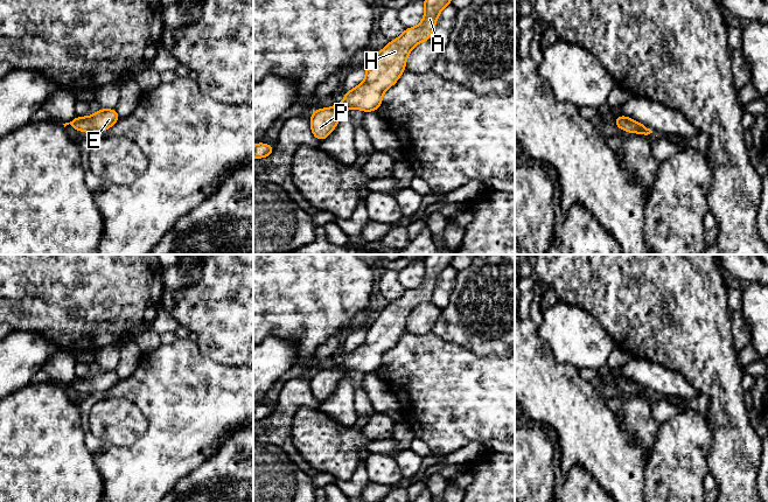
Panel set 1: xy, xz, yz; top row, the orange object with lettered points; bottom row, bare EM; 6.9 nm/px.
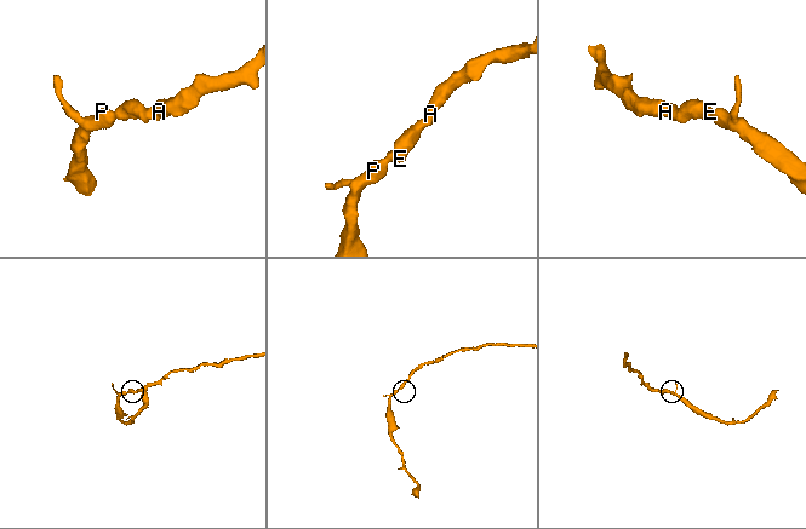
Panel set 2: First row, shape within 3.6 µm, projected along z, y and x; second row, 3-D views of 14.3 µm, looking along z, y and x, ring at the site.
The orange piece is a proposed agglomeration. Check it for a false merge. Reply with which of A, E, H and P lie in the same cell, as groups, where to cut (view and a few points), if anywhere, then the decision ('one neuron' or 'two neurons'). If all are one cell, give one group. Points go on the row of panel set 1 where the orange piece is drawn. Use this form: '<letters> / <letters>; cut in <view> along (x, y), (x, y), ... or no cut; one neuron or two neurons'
A E H P; no cut; one neuron

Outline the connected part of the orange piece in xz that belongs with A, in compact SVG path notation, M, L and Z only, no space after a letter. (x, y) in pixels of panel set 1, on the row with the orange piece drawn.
M424 0L425 15L421 22L413 28L406 28L399 37L390 41L366 63L364 81L344 92L343 103L328 109L316 109L312 113L310 130L317 140L324 140L335 130L340 117L348 109L358 109L364 112L379 109L384 92L395 85L405 71L410 51L418 43L431 40L439 14L451 1Z

